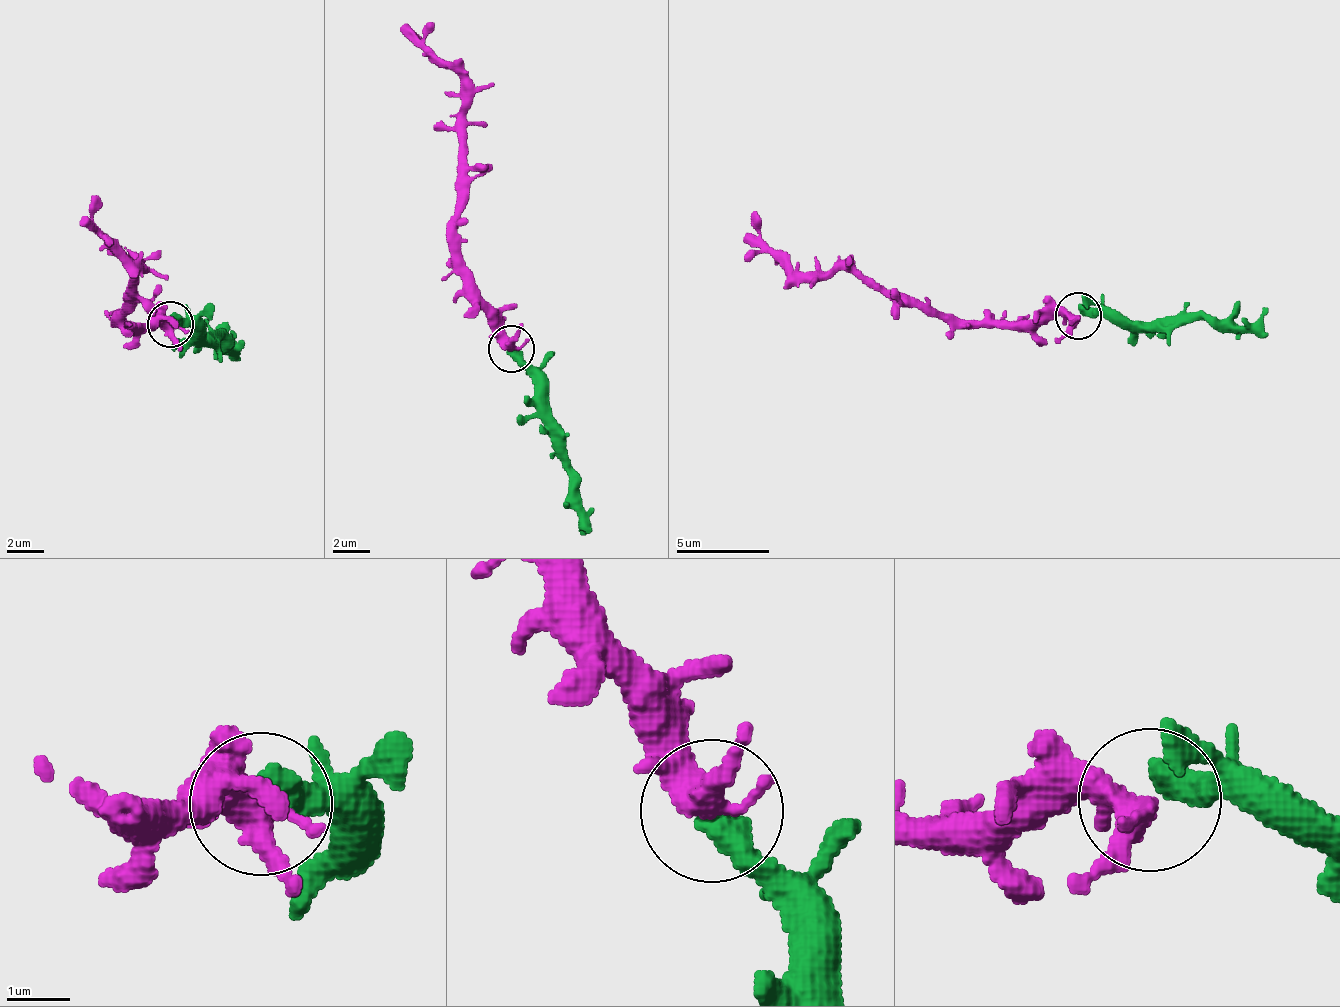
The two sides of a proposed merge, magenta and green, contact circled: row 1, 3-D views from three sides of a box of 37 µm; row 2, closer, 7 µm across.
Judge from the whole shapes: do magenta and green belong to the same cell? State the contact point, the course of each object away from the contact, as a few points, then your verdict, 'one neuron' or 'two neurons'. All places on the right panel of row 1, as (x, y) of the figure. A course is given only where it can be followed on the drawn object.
place (1078, 316); course magenta (1079, 317), (947, 324), (900, 305), (840, 268), (803, 272), (759, 233), (755, 210); course green (1079, 312), (1160, 324), (1203, 319), (1240, 327), (1268, 309); one neuron

